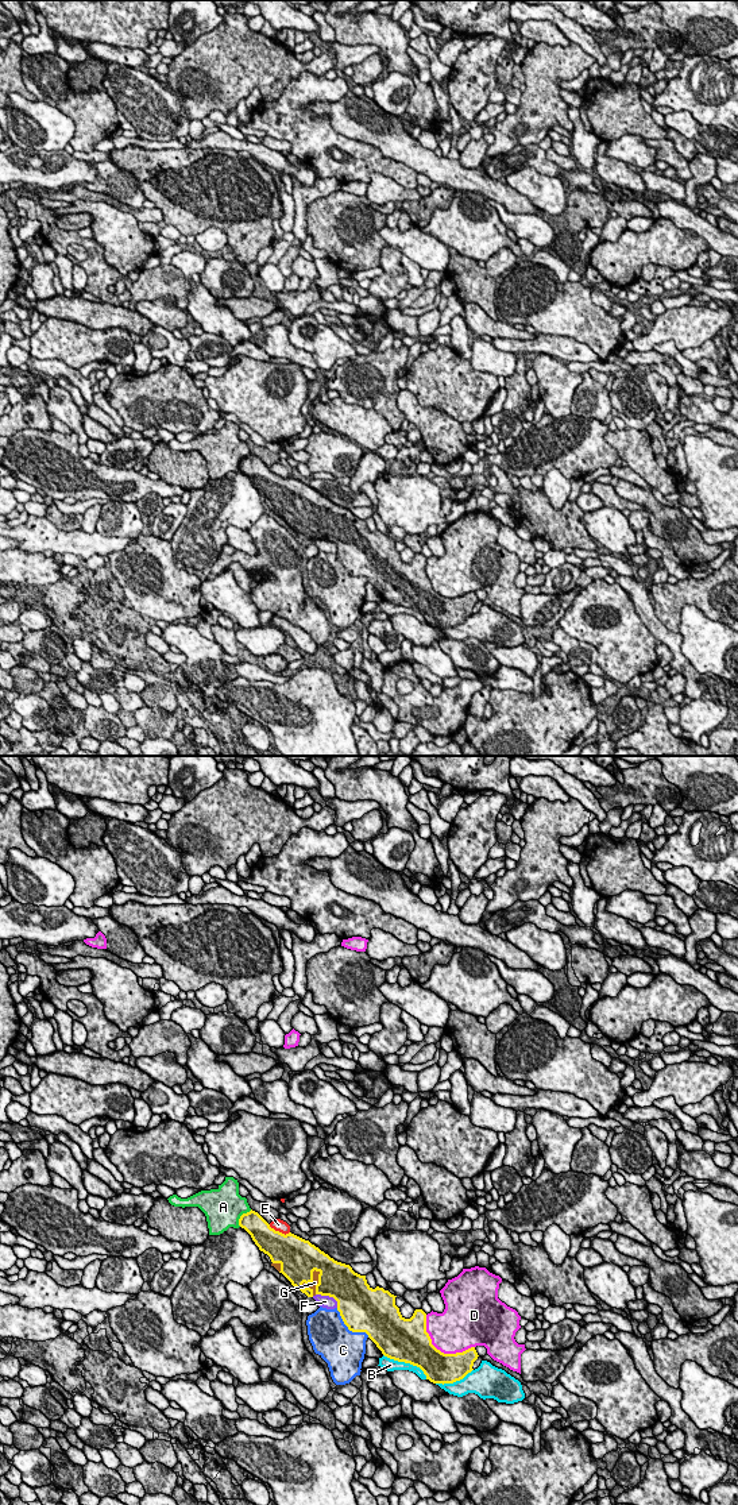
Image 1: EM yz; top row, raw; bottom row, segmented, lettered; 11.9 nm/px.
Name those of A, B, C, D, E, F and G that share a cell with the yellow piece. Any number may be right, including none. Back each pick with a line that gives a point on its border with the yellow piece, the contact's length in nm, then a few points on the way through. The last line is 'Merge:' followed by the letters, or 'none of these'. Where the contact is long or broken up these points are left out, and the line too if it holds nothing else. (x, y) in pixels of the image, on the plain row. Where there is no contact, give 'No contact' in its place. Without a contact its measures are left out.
G: Touches yellow at yz (319, 527). Shared border 320 nm
Merge: G

